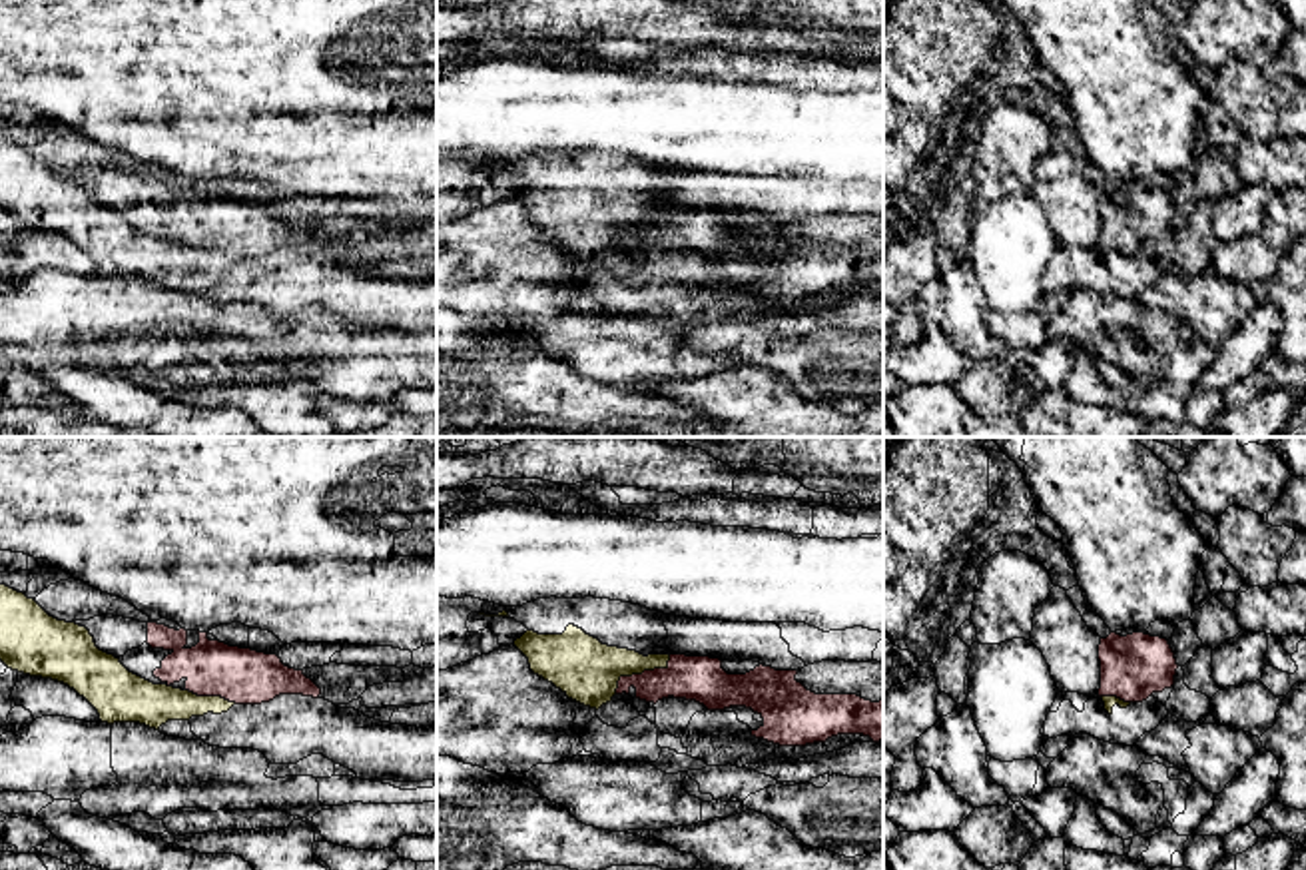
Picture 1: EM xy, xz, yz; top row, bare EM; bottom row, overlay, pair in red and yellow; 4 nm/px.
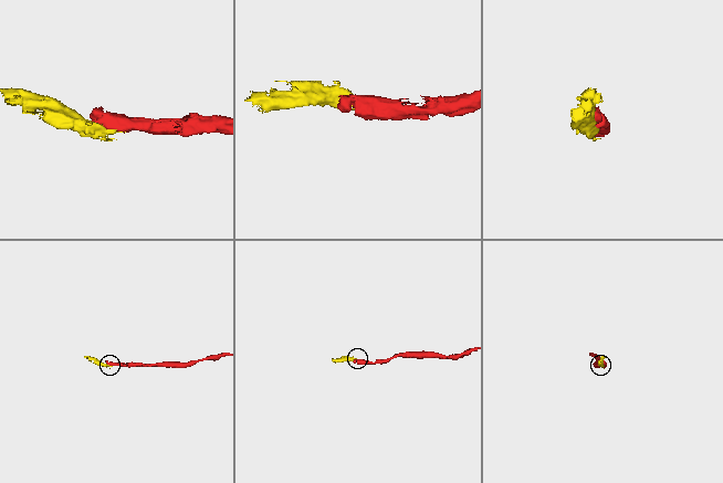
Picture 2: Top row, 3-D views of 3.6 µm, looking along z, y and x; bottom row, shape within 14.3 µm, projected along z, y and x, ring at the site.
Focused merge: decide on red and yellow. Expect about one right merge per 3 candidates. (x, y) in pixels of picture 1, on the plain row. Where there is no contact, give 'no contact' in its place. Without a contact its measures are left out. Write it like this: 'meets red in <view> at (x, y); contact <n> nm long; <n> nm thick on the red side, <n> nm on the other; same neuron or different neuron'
meets red in xz at (643, 226); contact 280 nm long; 190 nm thick on the red side, 260 nm on the other; different neuron

